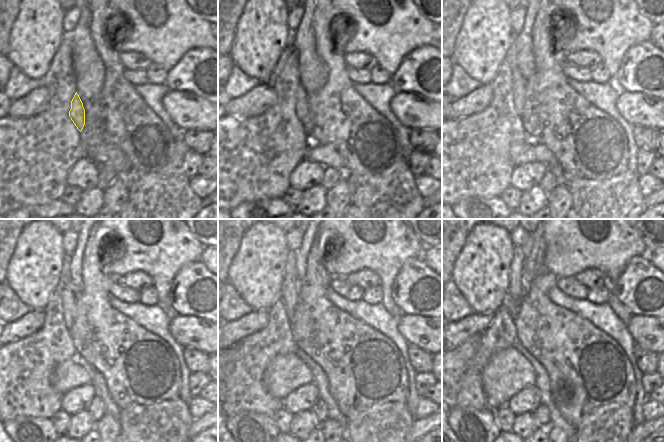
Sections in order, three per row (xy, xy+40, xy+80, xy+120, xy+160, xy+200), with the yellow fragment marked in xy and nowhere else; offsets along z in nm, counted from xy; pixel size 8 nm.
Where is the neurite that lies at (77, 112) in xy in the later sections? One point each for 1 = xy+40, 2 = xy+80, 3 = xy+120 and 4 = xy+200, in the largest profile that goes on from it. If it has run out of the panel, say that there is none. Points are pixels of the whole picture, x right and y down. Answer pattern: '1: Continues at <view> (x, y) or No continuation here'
1: Continues at xy+40 (301, 104)
2: Continues at xy+80 (519, 82)
3: Continues at xy+120 (68, 299)
4: Continues at xy+200 (515, 292).

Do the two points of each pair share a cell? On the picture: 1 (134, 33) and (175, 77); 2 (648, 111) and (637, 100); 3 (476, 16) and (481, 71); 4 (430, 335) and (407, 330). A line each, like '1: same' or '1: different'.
1: different
2: same
3: same
4: same

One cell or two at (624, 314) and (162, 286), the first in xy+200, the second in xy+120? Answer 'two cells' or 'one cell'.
one cell

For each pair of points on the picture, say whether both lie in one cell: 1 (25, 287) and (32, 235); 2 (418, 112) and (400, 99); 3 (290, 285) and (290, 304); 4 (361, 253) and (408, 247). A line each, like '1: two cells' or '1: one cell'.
1: one cell
2: one cell
3: one cell
4: one cell

